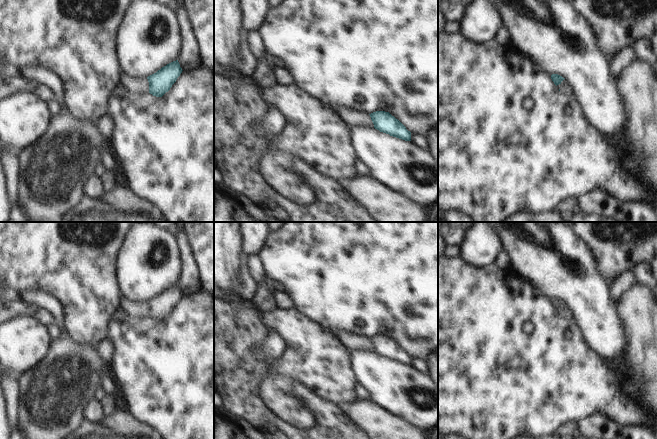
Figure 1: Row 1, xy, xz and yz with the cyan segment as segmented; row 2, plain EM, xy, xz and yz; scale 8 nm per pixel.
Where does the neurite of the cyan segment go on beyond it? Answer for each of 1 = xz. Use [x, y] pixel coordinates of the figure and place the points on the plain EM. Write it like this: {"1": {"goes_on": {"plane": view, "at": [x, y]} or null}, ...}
{"1": {"goes_on": {"plane": "xz", "at": [349, 341]}}}

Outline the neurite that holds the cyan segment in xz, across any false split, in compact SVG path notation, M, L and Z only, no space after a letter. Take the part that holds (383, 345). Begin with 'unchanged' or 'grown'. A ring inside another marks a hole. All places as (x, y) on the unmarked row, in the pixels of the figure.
grown | M337 331L334 336L344 348L349 350L367 350L390 360L411 365L411 356L389 336L376 335L371 338L356 336L352 333Z

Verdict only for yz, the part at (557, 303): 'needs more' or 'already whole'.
needs more

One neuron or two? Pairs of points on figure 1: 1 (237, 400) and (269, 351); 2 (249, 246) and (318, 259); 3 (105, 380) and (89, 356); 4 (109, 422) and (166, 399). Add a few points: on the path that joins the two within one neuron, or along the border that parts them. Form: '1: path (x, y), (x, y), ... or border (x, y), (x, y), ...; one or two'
1: border (267, 335), (253, 349), (253, 357), (255, 359); two
2: border (270, 233), (257, 255); two
3: border (108, 374), (101, 374), (99, 376), (99, 384); two
4: border (127, 412), (138, 421), (150, 427); two

